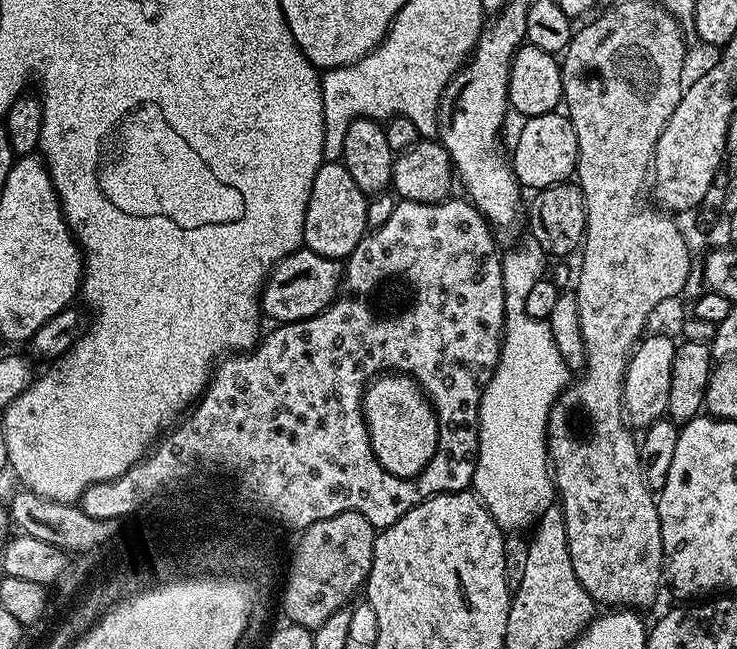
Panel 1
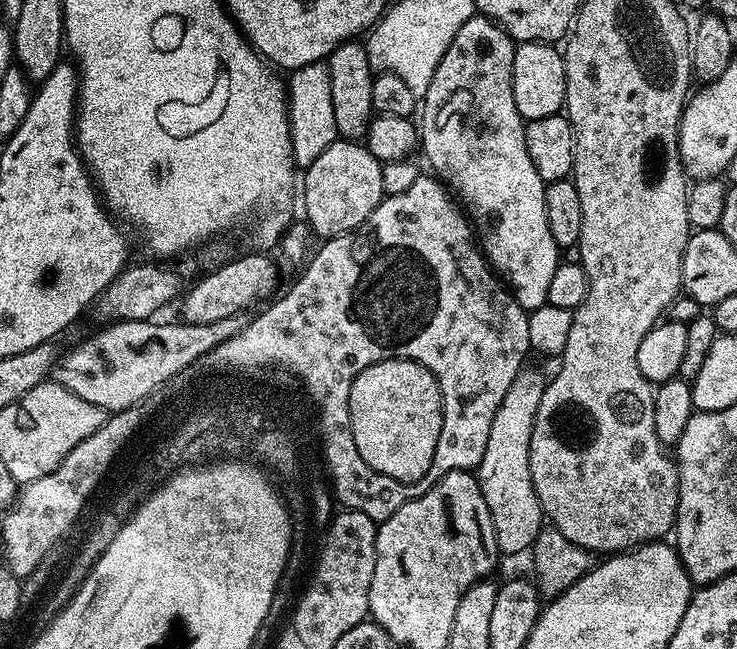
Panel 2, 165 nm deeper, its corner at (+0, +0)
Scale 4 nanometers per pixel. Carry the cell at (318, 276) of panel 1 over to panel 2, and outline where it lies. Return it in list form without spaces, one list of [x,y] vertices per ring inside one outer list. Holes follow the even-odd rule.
[[[252,250],[249,256],[240,256],[237,260],[232,260],[205,276],[204,274],[205,272],[183,293],[179,301],[180,312],[184,315],[181,317],[185,324],[209,324],[227,316],[239,316],[247,313],[247,308],[255,309],[277,291],[275,262],[268,254],[261,254],[256,250]]]

